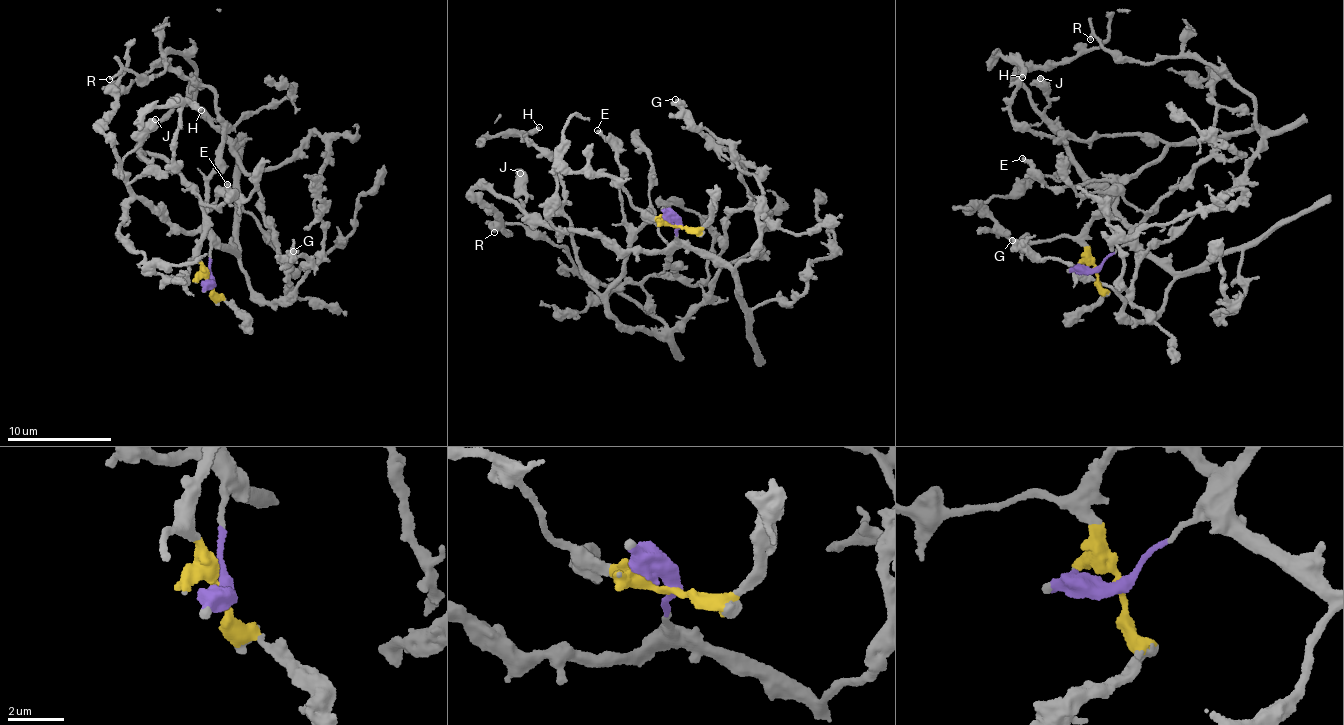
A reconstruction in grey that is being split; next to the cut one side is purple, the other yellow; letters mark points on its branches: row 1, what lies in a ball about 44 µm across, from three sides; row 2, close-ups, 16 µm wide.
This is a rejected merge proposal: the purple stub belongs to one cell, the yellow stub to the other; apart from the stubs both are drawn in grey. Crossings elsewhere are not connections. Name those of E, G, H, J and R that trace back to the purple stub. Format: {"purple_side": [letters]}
{"purple_side": ["G", "J"]}

